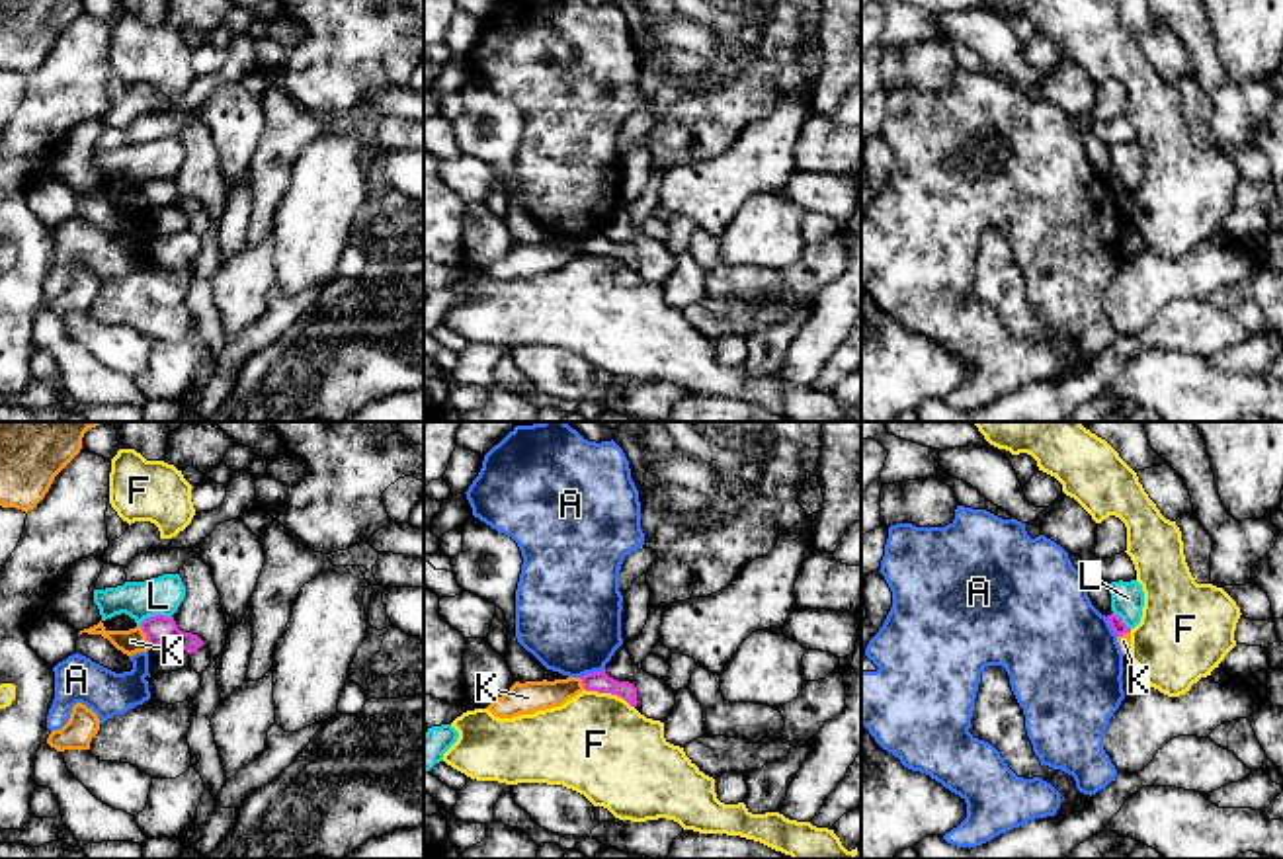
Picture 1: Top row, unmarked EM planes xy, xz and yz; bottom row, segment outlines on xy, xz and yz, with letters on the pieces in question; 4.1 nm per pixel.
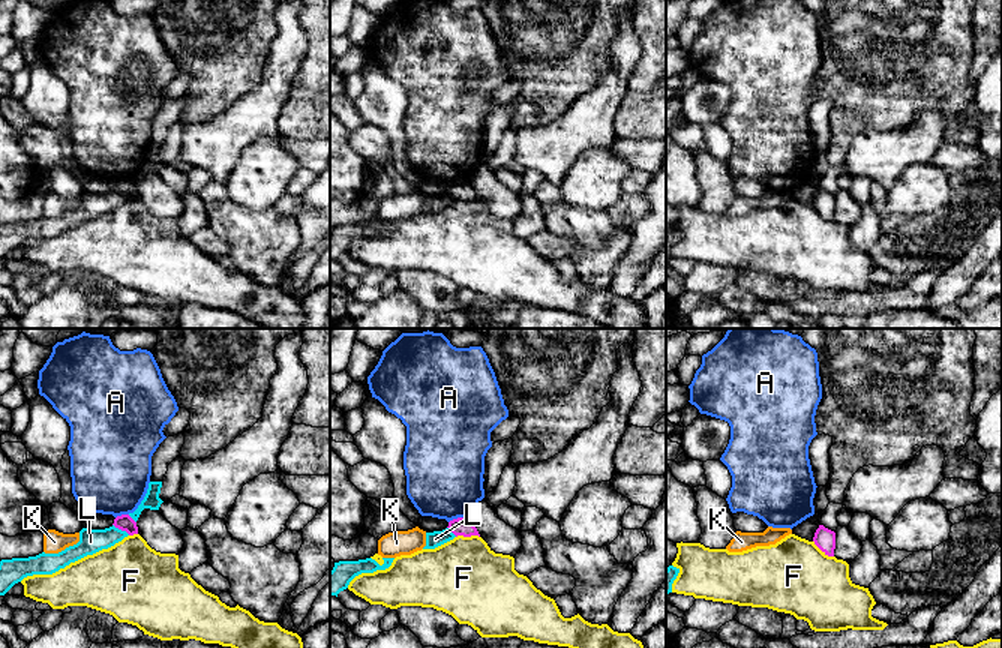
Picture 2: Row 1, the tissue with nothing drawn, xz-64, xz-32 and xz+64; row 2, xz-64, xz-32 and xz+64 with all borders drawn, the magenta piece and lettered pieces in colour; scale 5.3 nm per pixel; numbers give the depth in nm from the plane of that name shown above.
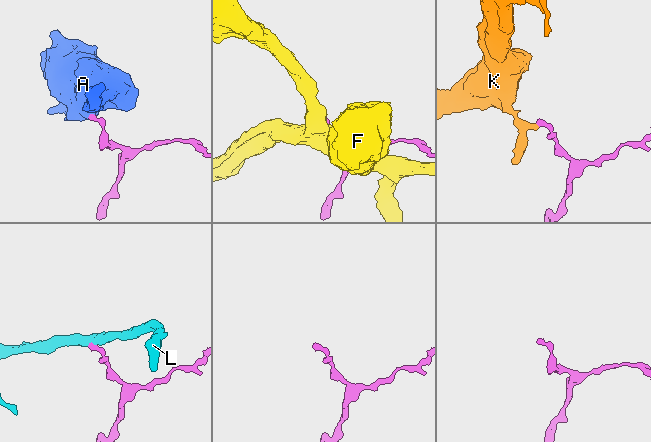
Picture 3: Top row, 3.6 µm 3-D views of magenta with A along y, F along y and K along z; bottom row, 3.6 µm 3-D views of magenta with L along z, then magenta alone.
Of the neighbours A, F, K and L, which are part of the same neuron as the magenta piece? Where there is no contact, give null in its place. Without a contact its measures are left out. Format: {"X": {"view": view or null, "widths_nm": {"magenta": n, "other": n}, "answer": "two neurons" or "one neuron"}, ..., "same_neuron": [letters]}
{"A": {"view": "xz", "widths_nm": {"magenta": 90, "other": 420}, "answer": "two neurons"}, "F": {"view": "xz", "widths_nm": {"magenta": 90, "other": 420}, "answer": "two neurons"}, "K": {"view": "xy", "widths_nm": {"magenta": 120, "other": 100}, "answer": "two neurons"}, "L": {"view": "xy", "widths_nm": {"magenta": 120, "other": 160}, "answer": "two neurons"}, "same_neuron": []}

